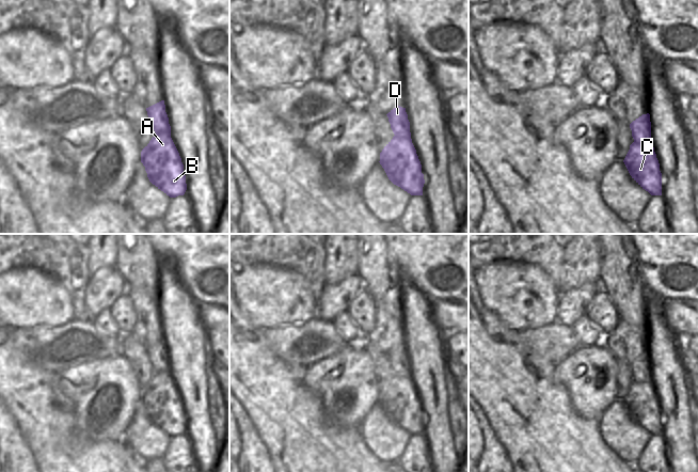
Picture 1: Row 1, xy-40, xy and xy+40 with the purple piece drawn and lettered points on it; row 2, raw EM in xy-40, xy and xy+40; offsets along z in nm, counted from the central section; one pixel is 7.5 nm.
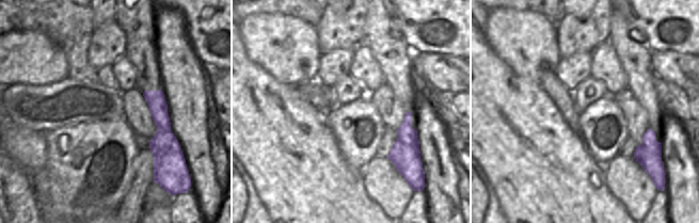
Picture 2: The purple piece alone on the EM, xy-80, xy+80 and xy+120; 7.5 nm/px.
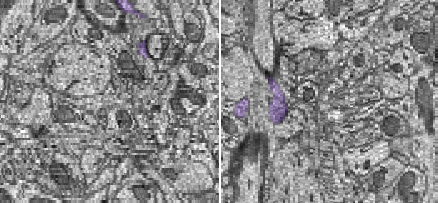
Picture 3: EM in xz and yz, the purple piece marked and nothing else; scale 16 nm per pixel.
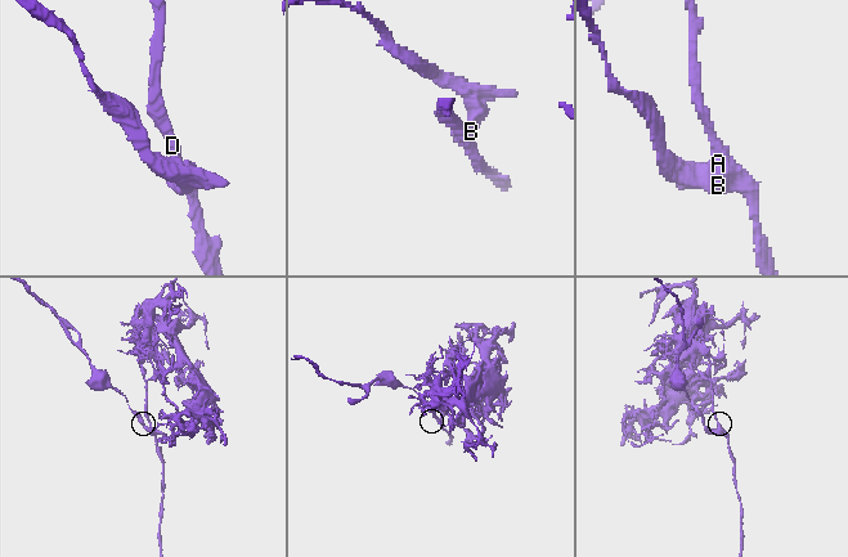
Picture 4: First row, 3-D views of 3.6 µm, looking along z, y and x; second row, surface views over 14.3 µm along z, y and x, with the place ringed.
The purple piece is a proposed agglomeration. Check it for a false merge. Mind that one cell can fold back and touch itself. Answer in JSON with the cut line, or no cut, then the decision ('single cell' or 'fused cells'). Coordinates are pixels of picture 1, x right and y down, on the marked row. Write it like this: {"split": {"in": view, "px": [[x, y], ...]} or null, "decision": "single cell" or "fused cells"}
{"split": {"in": "xy+40", "px": [[634, 141], [651, 144]]}, "decision": "fused cells"}

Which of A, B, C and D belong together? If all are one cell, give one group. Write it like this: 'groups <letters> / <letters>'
groups A B C / D

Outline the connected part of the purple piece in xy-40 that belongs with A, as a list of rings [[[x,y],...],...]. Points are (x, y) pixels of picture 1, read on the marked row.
[[[155,133],[141,152],[149,182],[170,198],[187,190],[184,164],[171,135]]]

